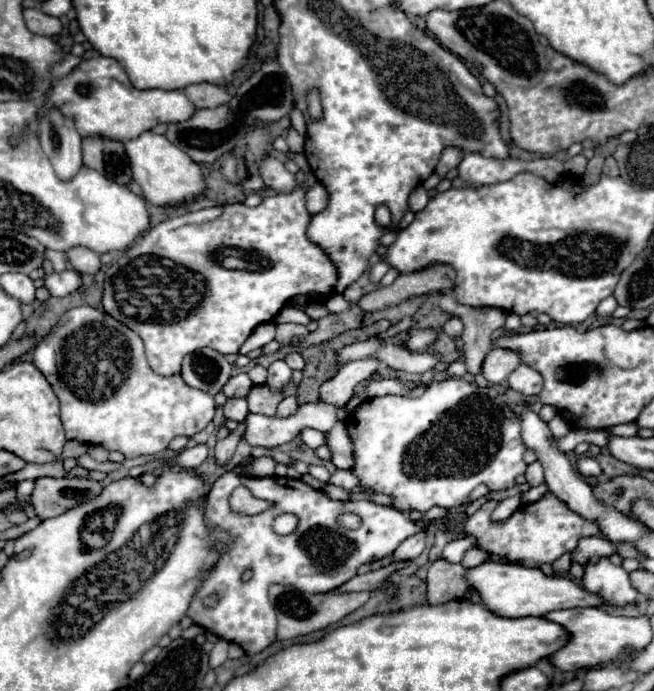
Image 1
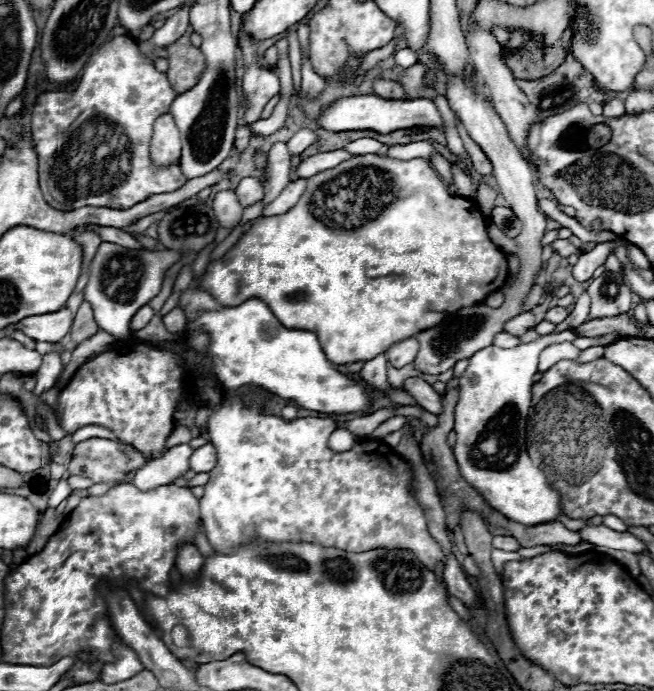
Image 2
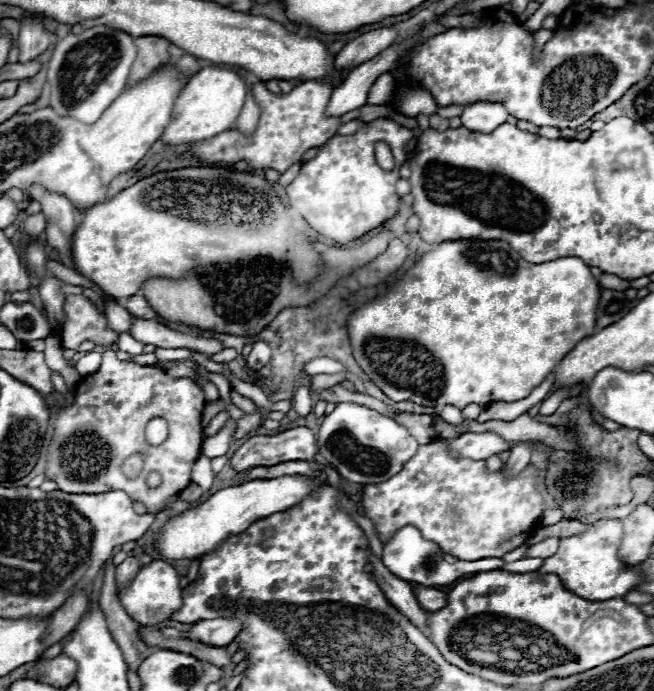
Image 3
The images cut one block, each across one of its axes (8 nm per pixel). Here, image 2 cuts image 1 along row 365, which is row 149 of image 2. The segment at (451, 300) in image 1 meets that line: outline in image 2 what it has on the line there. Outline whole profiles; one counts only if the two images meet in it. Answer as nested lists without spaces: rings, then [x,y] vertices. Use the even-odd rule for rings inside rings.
[[[456,120],[456,128],[458,128],[460,138],[464,140],[464,148],[466,148],[468,156],[470,156],[470,160],[472,160],[474,170],[476,170],[480,176],[488,176],[488,174],[492,174],[492,164],[490,164],[490,160],[488,160],[486,154],[480,150],[480,146],[478,146],[476,142],[472,142],[472,138],[468,136],[468,132],[466,132],[464,126],[460,124],[460,120]]]

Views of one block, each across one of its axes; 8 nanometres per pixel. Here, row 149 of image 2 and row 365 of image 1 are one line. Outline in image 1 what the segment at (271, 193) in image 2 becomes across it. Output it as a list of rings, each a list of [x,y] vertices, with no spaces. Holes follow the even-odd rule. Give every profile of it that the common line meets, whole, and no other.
[[[276,360],[270,368],[268,368],[268,386],[274,392],[282,392],[288,386],[288,380],[292,378],[292,370],[288,368],[288,364],[284,360]]]

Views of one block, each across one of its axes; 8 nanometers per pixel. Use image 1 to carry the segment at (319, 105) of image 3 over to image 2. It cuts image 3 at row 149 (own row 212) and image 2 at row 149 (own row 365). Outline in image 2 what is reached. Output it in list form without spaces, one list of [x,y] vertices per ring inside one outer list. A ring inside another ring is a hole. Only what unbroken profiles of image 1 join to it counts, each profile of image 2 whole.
[[[164,114],[154,122],[154,134],[150,140],[150,158],[160,168],[180,160],[180,132],[174,124],[172,114]]]

